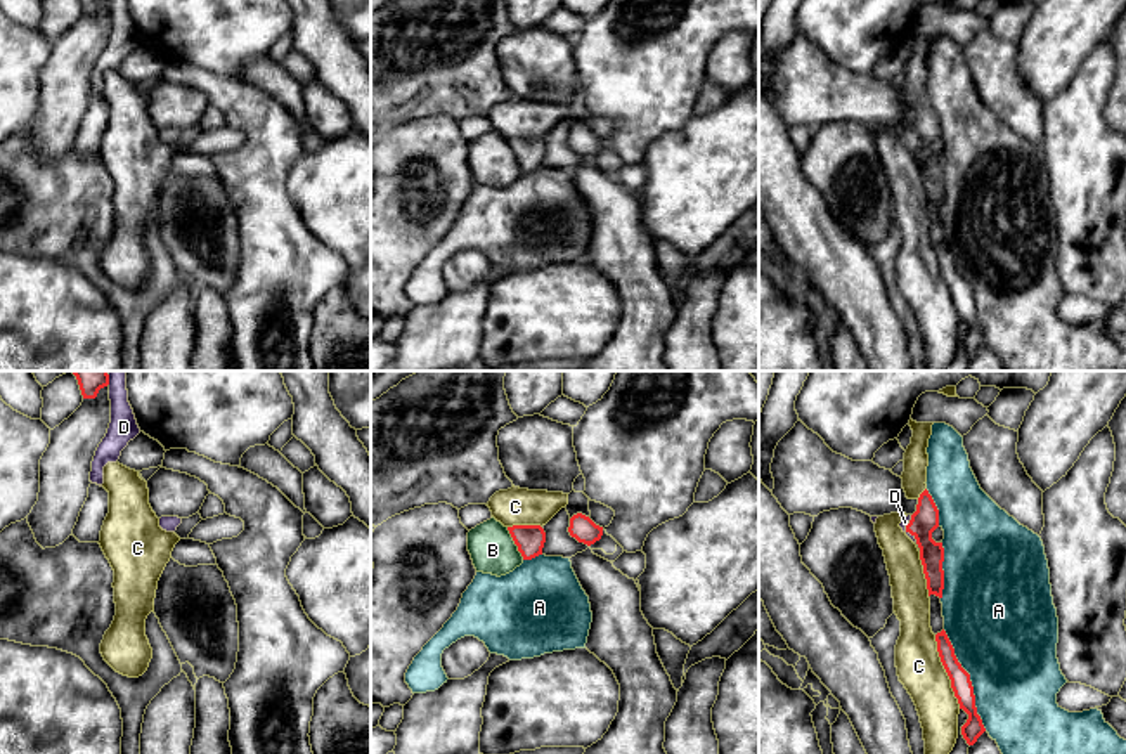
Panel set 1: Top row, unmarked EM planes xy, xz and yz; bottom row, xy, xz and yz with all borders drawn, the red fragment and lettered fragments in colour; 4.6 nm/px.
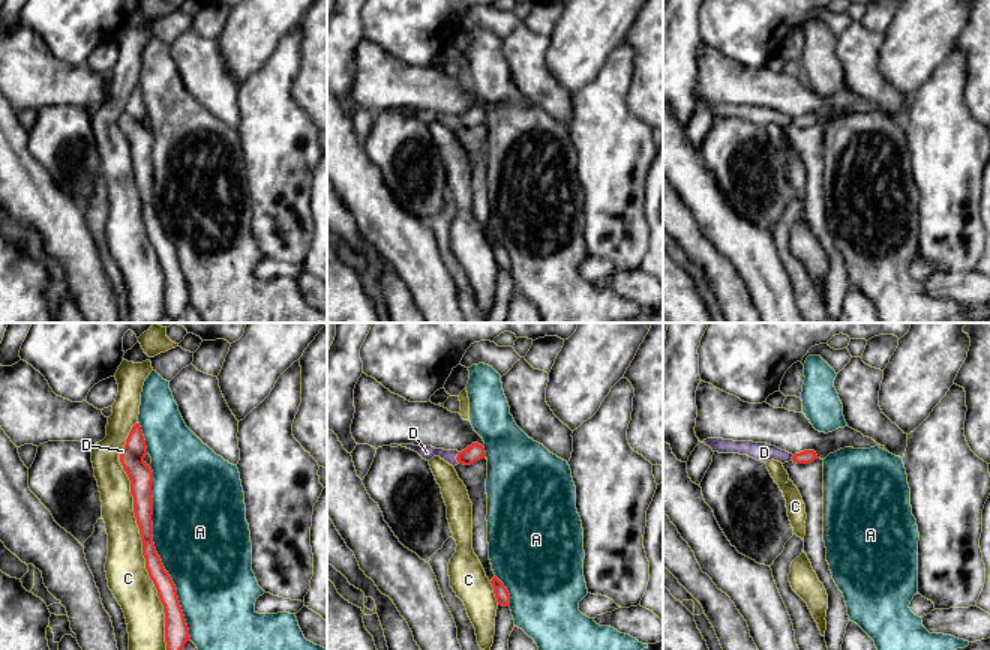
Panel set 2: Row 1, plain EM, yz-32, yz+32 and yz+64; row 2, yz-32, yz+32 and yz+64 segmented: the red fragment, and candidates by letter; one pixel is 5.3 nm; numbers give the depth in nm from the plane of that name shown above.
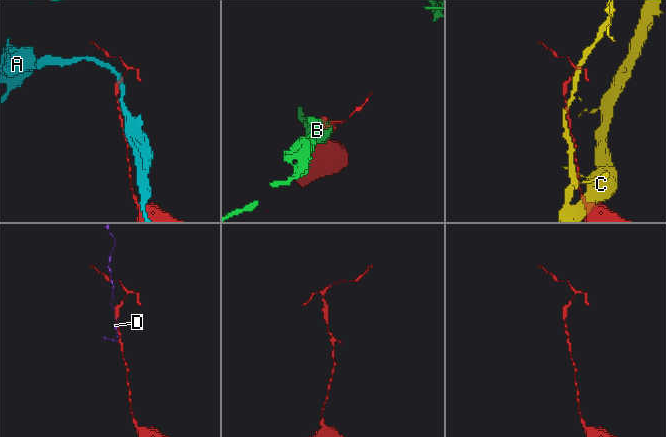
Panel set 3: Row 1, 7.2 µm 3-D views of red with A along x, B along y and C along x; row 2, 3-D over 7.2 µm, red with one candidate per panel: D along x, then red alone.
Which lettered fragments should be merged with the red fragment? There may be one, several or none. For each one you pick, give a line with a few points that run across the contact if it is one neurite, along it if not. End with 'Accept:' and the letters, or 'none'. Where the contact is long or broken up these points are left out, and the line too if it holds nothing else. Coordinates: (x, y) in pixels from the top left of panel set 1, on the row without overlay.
Accept: D

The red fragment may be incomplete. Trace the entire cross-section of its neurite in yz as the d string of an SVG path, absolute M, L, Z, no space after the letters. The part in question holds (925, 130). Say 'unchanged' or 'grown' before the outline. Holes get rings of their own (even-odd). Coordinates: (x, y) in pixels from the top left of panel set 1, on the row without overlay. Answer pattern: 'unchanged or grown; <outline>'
grown; M927 101L918 109L916 123L908 127L899 139L920 159L920 172L927 191L929 208L935 206L942 210L944 159L942 154L935 154L932 151L932 144L939 139L939 121Z

